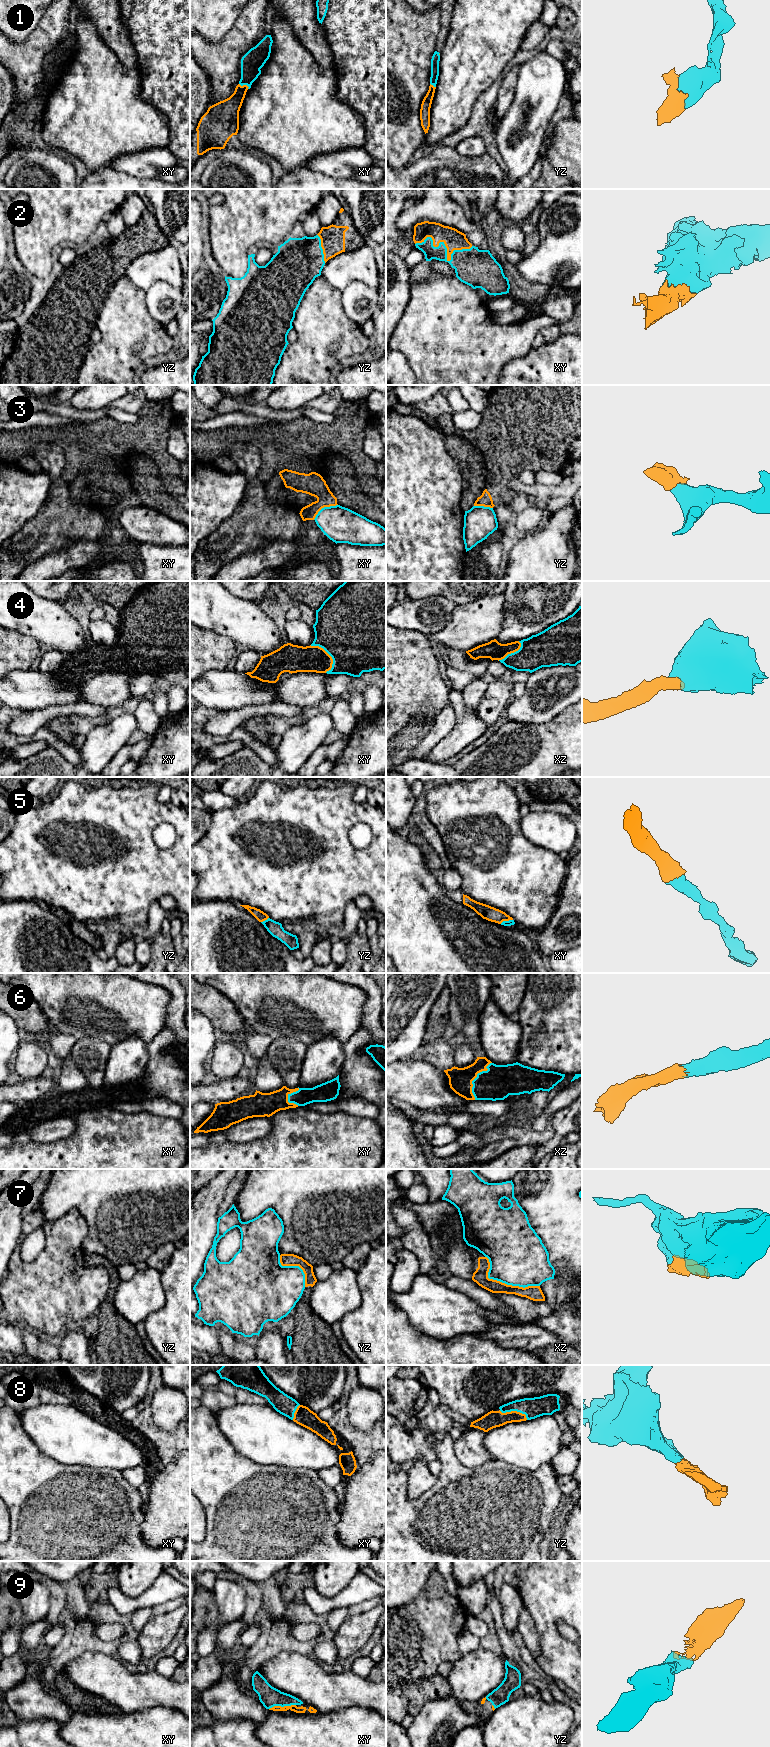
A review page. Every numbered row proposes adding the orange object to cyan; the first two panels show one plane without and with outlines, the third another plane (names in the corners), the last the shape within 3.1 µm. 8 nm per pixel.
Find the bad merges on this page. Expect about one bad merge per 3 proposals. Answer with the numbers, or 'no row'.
3, 7

